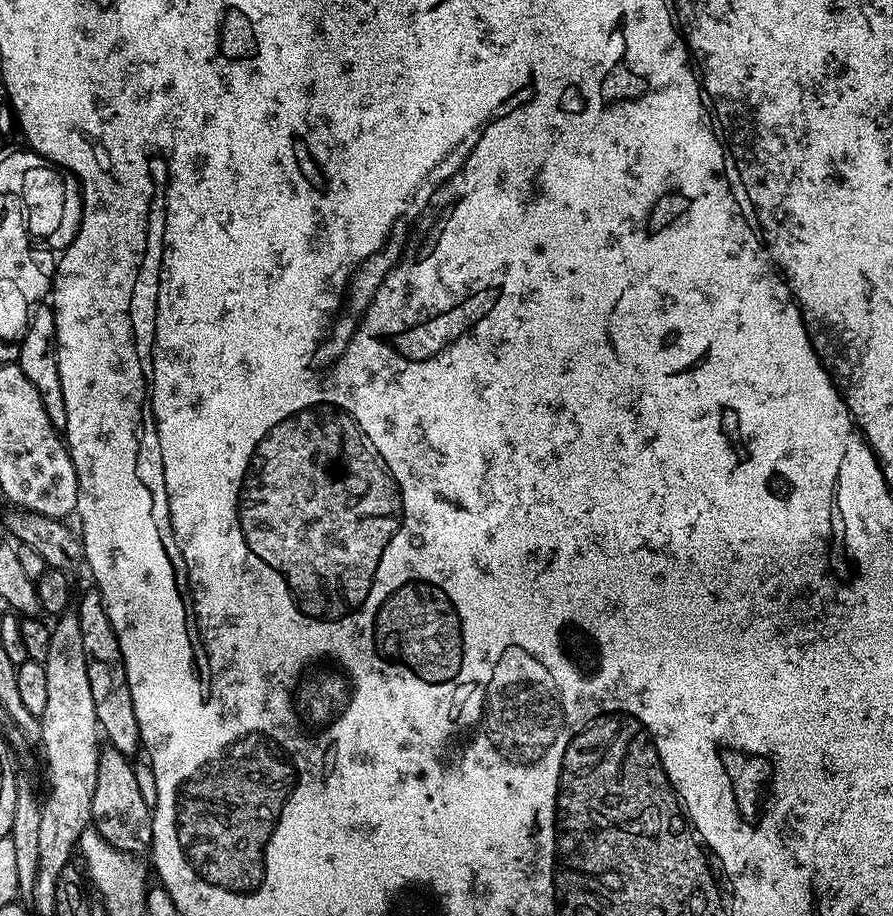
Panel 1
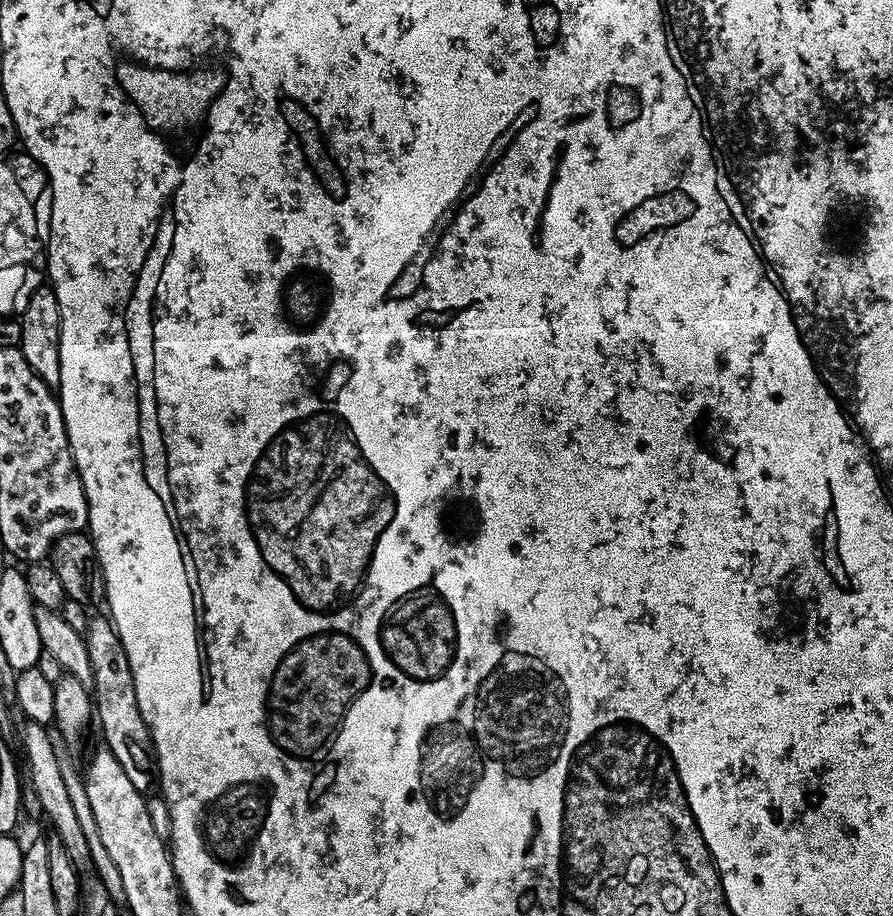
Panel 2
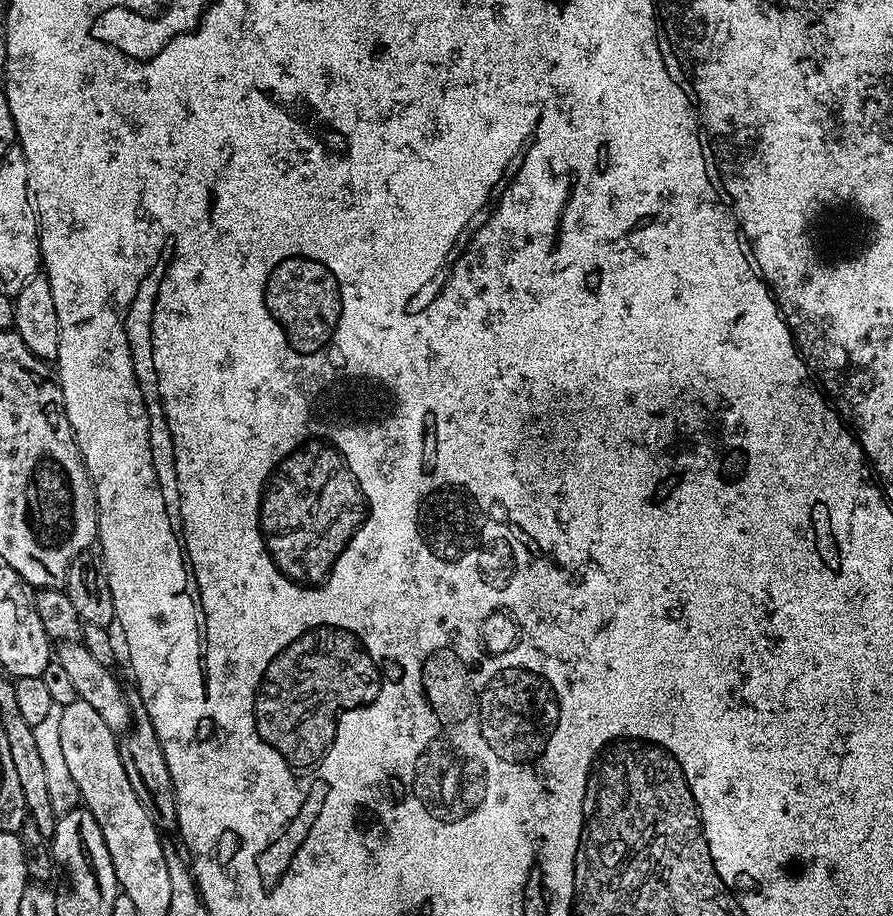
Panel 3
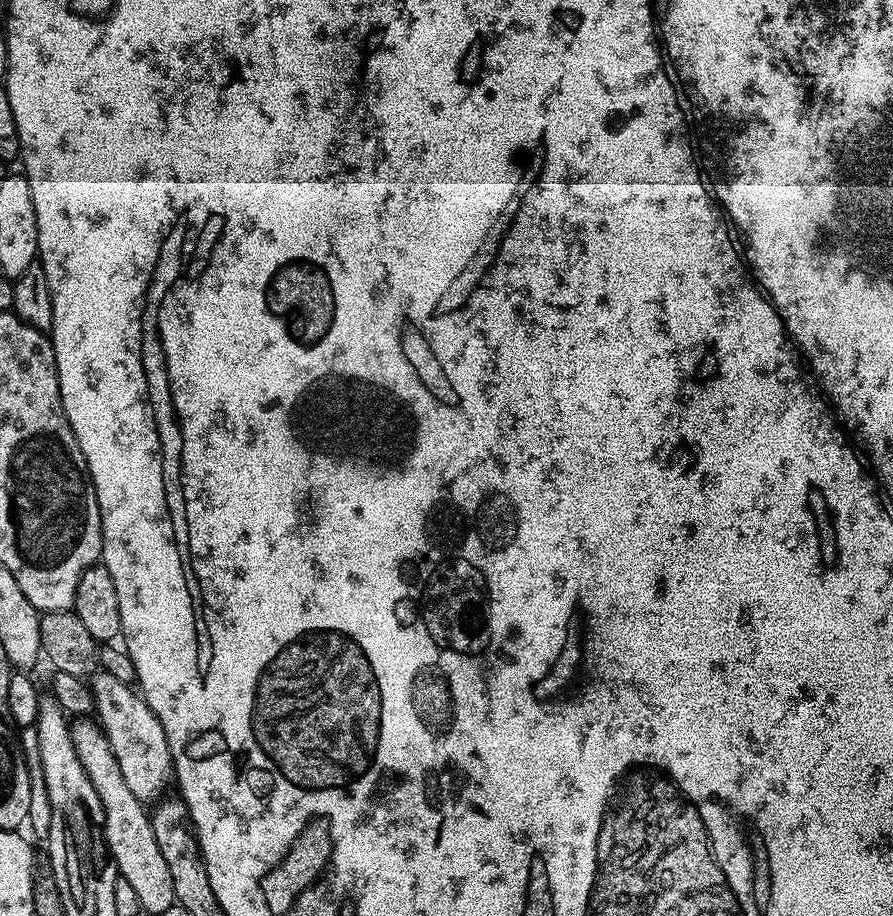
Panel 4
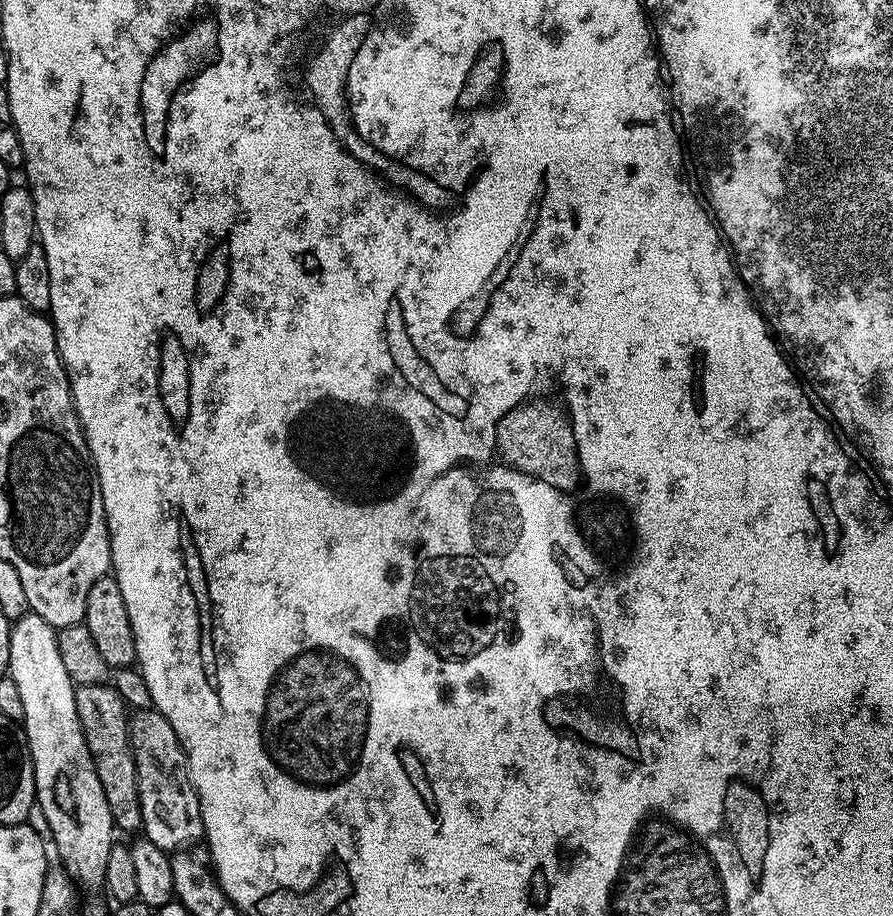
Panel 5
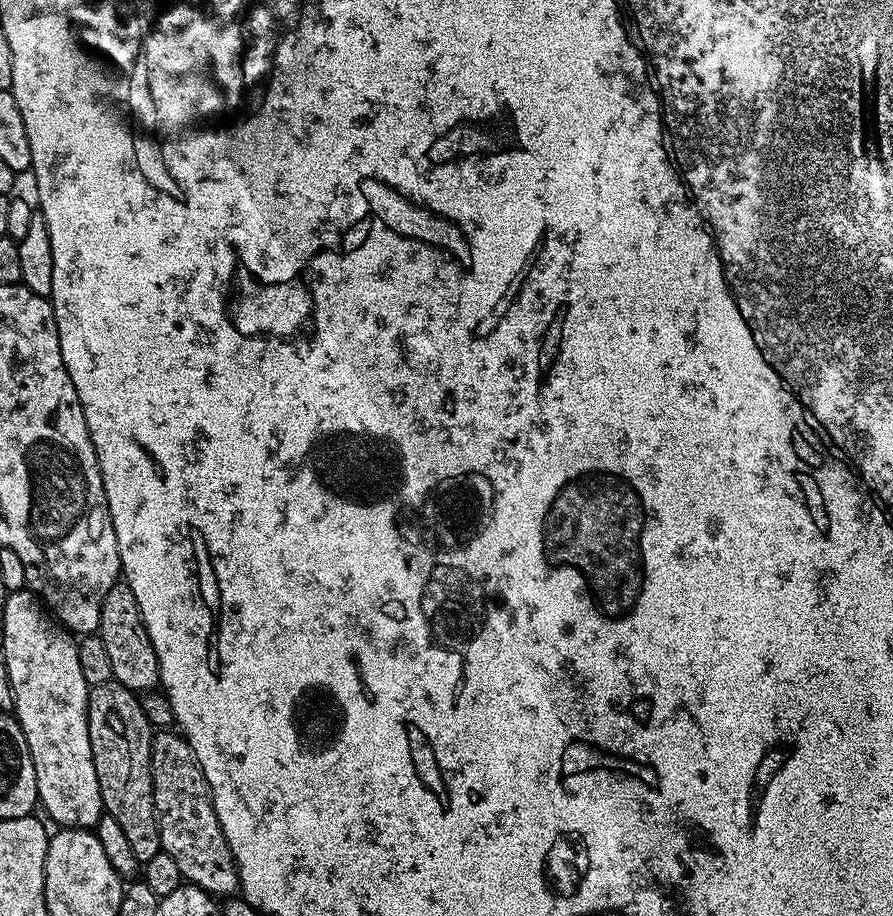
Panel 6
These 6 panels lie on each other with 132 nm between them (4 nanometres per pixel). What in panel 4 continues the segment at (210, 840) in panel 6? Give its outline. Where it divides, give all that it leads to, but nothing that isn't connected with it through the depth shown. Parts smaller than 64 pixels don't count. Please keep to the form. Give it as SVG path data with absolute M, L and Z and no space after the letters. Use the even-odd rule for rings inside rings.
M97 671L91 677L90 687L95 719L104 729L114 758L118 758L118 770L122 770L130 794L145 806L163 801L164 791L173 783L174 769L162 722L158 722L143 695L132 684L119 680L113 672Z

